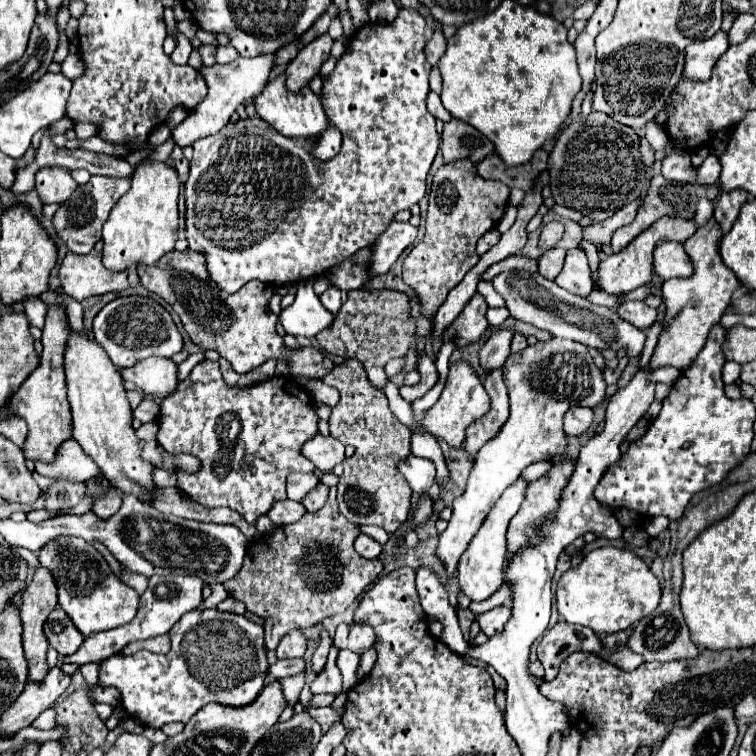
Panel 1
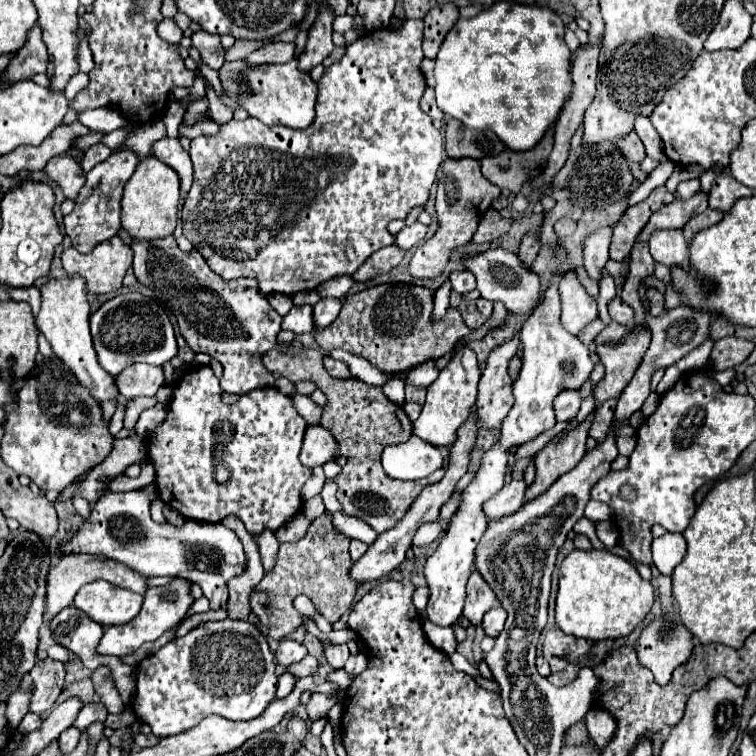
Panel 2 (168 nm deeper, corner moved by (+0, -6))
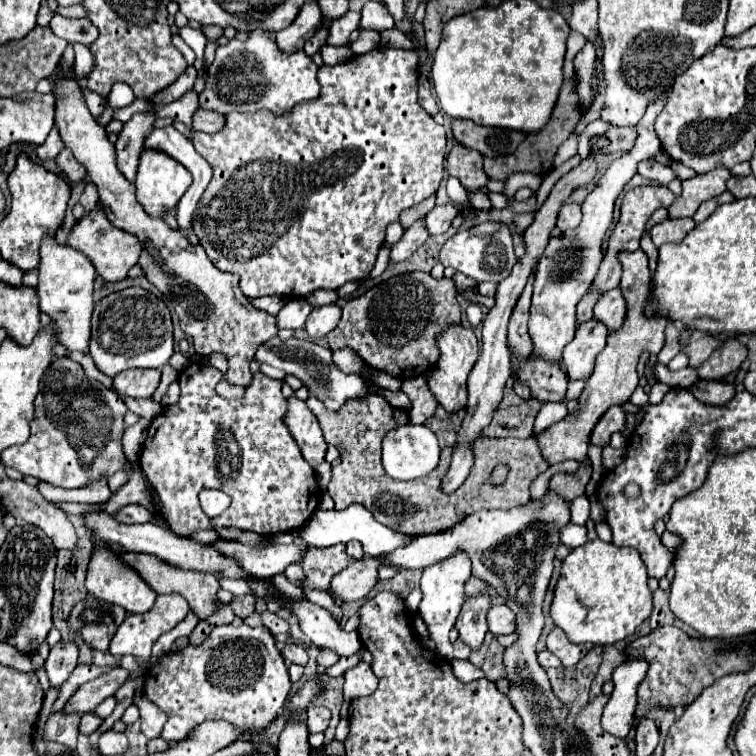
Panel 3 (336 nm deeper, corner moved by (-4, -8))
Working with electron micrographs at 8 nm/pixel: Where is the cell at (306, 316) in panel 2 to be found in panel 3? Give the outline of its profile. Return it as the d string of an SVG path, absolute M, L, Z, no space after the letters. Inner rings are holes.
M288 299L286 305L276 315L278 329L300 329L304 327L312 305L306 299Z

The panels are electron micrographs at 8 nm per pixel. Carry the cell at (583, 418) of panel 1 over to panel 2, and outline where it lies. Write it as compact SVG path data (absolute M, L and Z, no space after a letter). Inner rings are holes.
M560 393L560 397L556 397L554 401L554 409L556 409L556 419L558 421L572 421L578 411L580 411L580 403L582 403L582 397L578 393Z

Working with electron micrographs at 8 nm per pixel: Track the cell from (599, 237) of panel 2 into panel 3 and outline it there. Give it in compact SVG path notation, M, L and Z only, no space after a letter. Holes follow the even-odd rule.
M596 293L596 295L584 295L584 299L578 303L578 311L576 311L578 325L592 319L592 307L596 305L596 299L600 299L600 293Z

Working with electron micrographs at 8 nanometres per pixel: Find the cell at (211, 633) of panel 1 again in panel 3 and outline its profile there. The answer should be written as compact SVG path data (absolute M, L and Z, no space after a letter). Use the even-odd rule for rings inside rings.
M222 625L216 627L208 639L200 645L188 645L184 651L168 653L148 669L144 675L144 693L152 703L166 711L168 721L164 725L162 737L170 743L184 741L200 723L212 719L224 719L242 731L264 731L268 725L282 713L284 701L288 699L292 681L288 677L288 667L282 659L282 653L276 647L274 637L266 627L248 627L248 625Z

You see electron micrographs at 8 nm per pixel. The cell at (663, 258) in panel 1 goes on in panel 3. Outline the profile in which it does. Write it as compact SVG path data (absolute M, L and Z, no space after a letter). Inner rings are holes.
M686 217L686 219L666 219L658 225L654 225L650 229L650 237L654 241L656 247L664 245L664 243L678 243L684 239L684 235L694 227L694 219Z

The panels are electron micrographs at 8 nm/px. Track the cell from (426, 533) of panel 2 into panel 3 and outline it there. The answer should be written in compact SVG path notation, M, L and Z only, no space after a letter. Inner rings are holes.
M354 503L342 511L336 511L336 509L330 509L330 511L324 511L324 509L316 509L312 513L312 517L308 519L308 523L304 523L304 527L298 531L302 541L312 545L312 547L332 547L332 545L338 545L338 543L348 543L350 539L356 539L362 543L364 547L364 553L368 557L376 557L376 555L382 555L384 551L392 551L392 547L400 547L400 543L408 543L408 537L406 535L400 535L400 533L394 533L392 529L384 527L382 523L378 523L372 513Z

